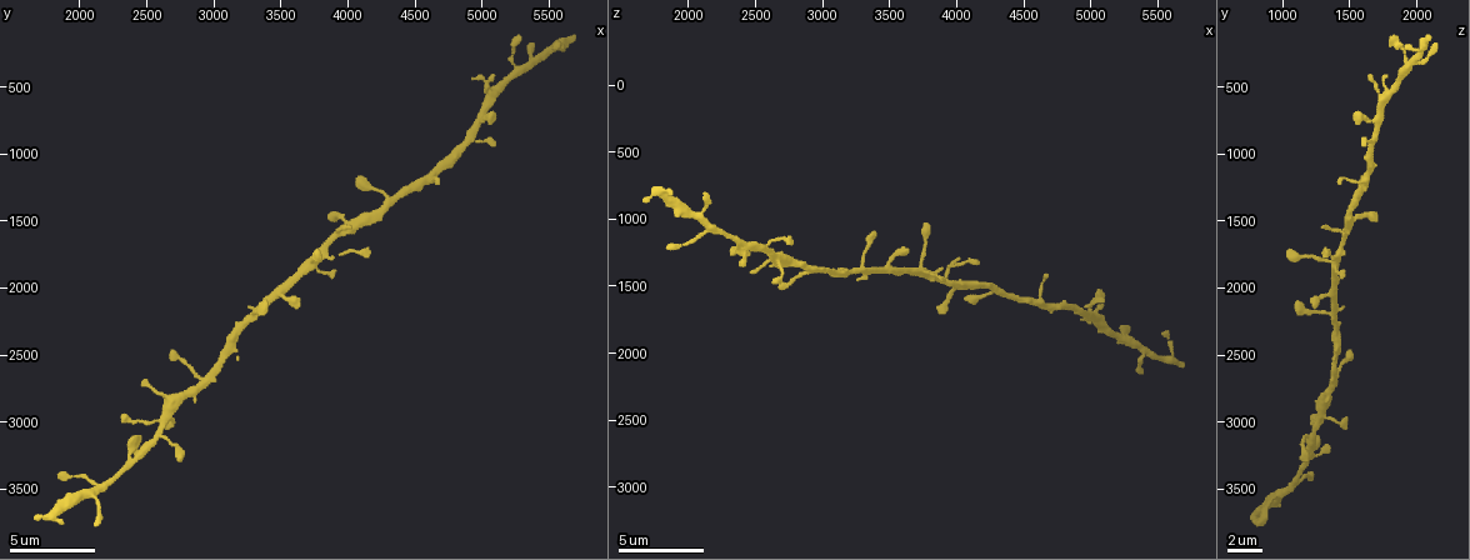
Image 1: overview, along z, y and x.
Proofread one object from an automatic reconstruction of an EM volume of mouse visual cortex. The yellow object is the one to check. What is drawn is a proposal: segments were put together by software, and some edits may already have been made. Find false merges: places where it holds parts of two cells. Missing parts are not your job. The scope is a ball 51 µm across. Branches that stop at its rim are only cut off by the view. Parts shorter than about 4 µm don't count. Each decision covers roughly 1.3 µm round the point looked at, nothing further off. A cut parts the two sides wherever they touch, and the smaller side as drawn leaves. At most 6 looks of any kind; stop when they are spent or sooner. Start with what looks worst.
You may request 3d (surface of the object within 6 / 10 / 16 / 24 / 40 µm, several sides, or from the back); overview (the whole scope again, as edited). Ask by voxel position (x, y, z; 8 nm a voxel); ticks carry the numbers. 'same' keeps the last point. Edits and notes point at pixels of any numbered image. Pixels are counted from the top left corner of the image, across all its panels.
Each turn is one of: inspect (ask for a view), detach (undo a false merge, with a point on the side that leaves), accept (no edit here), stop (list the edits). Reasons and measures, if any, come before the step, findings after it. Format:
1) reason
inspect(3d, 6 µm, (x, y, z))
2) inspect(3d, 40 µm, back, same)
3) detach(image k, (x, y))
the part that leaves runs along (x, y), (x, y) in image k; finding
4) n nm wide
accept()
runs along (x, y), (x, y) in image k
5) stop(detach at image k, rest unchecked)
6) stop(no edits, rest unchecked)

inspect(3d, 10 µm, (2380, 3280, 1200))

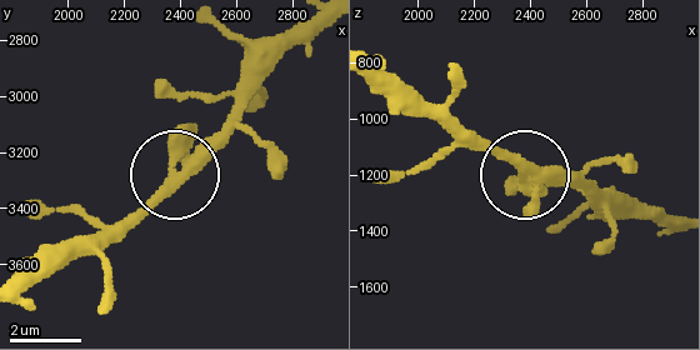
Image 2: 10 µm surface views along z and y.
390 nm wide
accept()
runs along (315, 24), (111, 235) in image 2; all the same cell

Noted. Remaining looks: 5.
narrows sharply
inspect(3d, 16 µm, (4400, 1320, 1560))

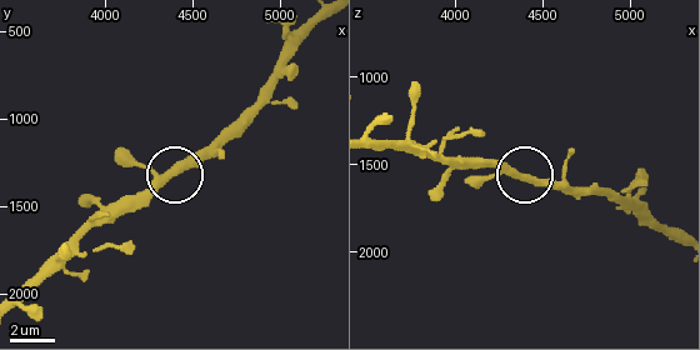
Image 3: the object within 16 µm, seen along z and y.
280 nm wide
accept()
runs along (400, 148), (494, 159), (576, 186) in image 3; continuous, no second cell

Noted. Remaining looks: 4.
four or more arms meet
inspect(3d, 6 µm, (3320, 2200, 1380))

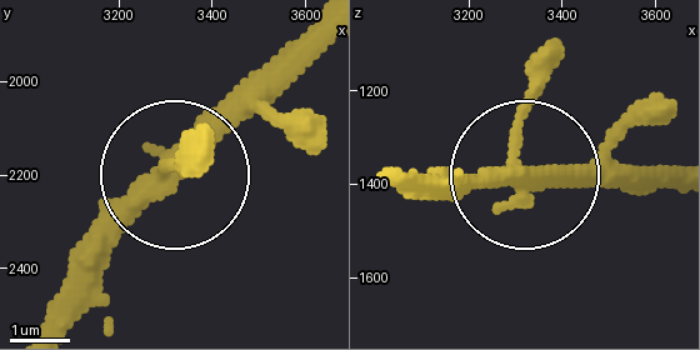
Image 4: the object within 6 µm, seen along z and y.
4 arms
accept()
one cell here

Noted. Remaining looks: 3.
stop(no edits, rest unchecked)

